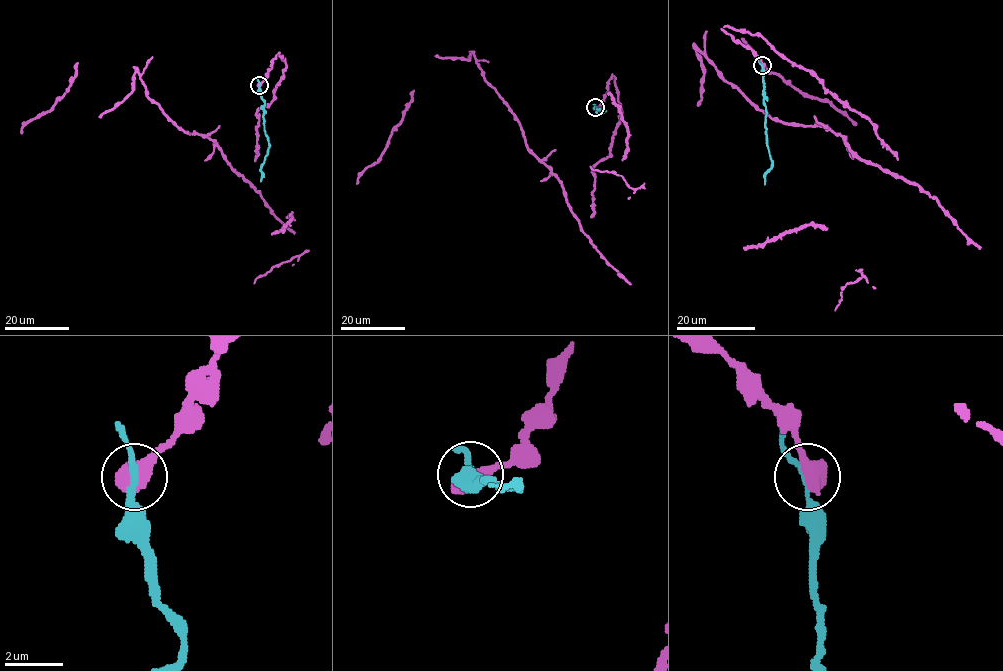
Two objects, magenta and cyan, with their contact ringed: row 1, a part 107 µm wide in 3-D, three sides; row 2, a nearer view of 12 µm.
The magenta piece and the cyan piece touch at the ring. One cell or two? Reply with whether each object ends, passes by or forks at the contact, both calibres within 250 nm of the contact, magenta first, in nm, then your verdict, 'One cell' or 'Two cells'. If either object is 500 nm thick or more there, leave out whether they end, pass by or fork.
Thickness 700 nm (magenta) against 190 nm. Two cells

